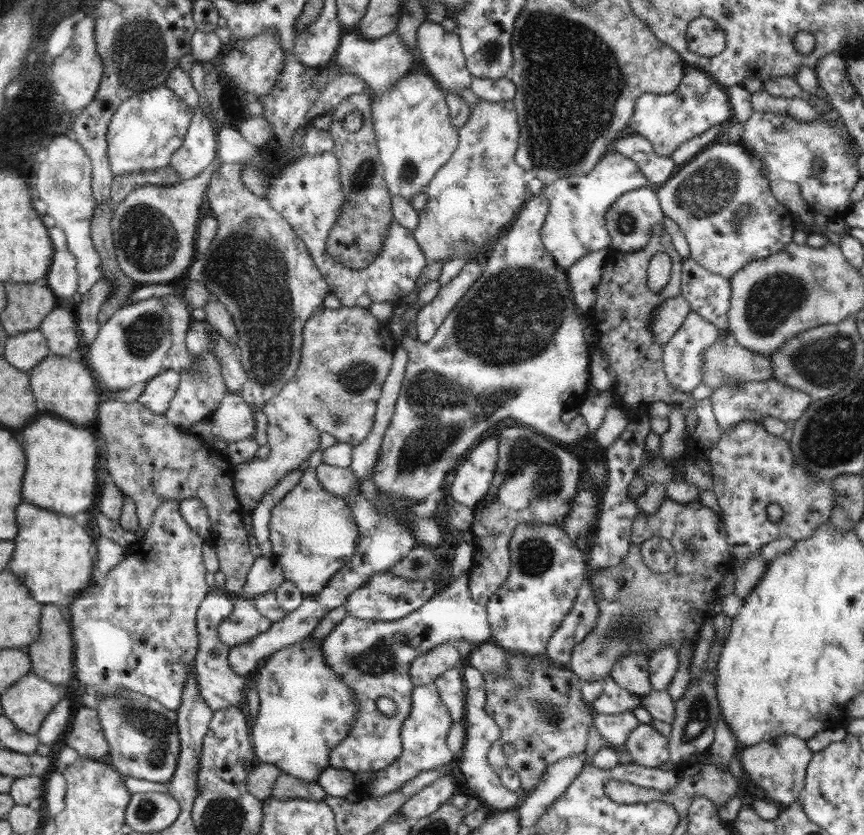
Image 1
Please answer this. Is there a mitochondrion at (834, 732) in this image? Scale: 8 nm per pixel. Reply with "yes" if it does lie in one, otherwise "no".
no

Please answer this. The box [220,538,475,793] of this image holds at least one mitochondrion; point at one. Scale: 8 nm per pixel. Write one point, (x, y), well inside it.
(378, 659)

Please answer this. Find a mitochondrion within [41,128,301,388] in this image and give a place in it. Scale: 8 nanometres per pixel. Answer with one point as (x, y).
(146, 240)

